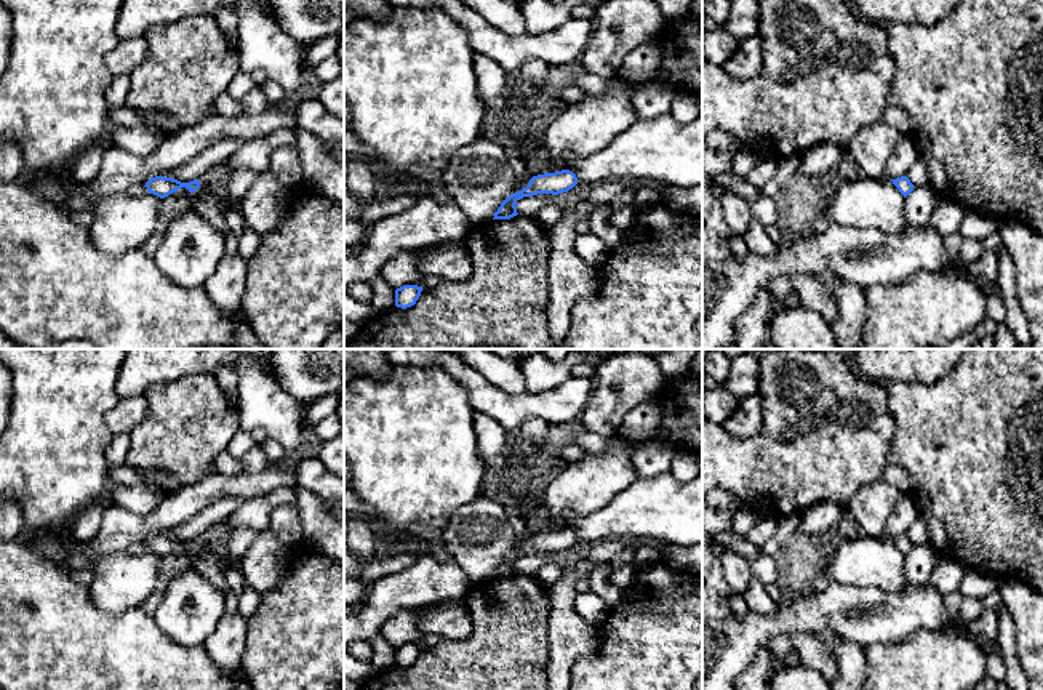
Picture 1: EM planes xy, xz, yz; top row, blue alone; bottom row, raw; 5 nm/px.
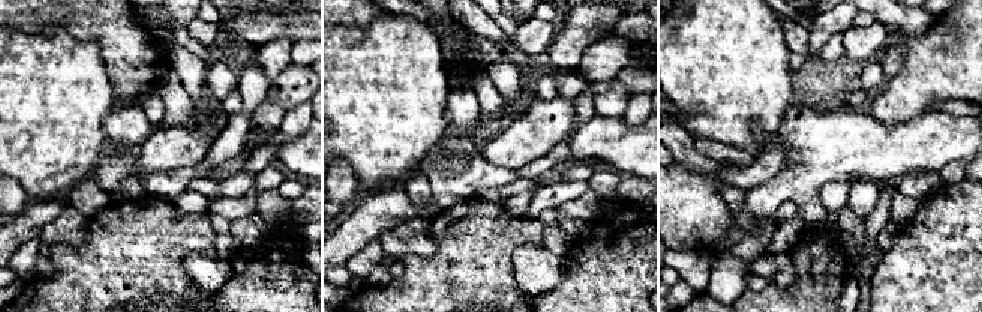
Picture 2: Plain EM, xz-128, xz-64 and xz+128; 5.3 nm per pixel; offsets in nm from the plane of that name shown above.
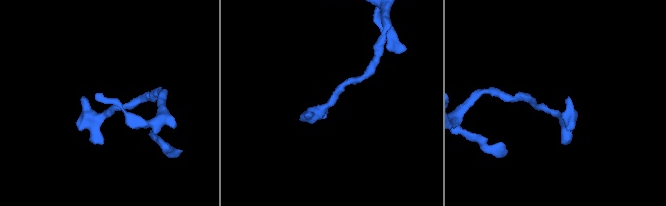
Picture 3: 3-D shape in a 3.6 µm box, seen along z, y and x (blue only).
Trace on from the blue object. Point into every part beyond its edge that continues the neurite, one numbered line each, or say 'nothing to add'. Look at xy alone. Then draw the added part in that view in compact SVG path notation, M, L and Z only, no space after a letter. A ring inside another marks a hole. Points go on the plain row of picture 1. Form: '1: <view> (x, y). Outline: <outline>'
nothing to add

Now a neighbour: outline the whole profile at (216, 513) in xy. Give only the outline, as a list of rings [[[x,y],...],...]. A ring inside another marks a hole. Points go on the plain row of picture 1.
[[[222,498],[194,515],[190,520],[184,522],[182,525],[173,530],[166,530],[163,535],[178,538],[181,541],[198,538],[208,528],[226,520],[238,507],[238,504],[240,503],[235,498]]]

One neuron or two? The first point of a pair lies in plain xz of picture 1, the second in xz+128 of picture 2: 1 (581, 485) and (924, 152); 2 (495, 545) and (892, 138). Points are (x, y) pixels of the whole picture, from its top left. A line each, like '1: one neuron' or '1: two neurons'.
1: two neurons
2: two neurons

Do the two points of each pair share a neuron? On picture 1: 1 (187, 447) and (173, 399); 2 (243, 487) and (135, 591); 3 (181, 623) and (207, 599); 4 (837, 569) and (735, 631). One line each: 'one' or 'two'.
1: one
2: two
3: one
4: two

